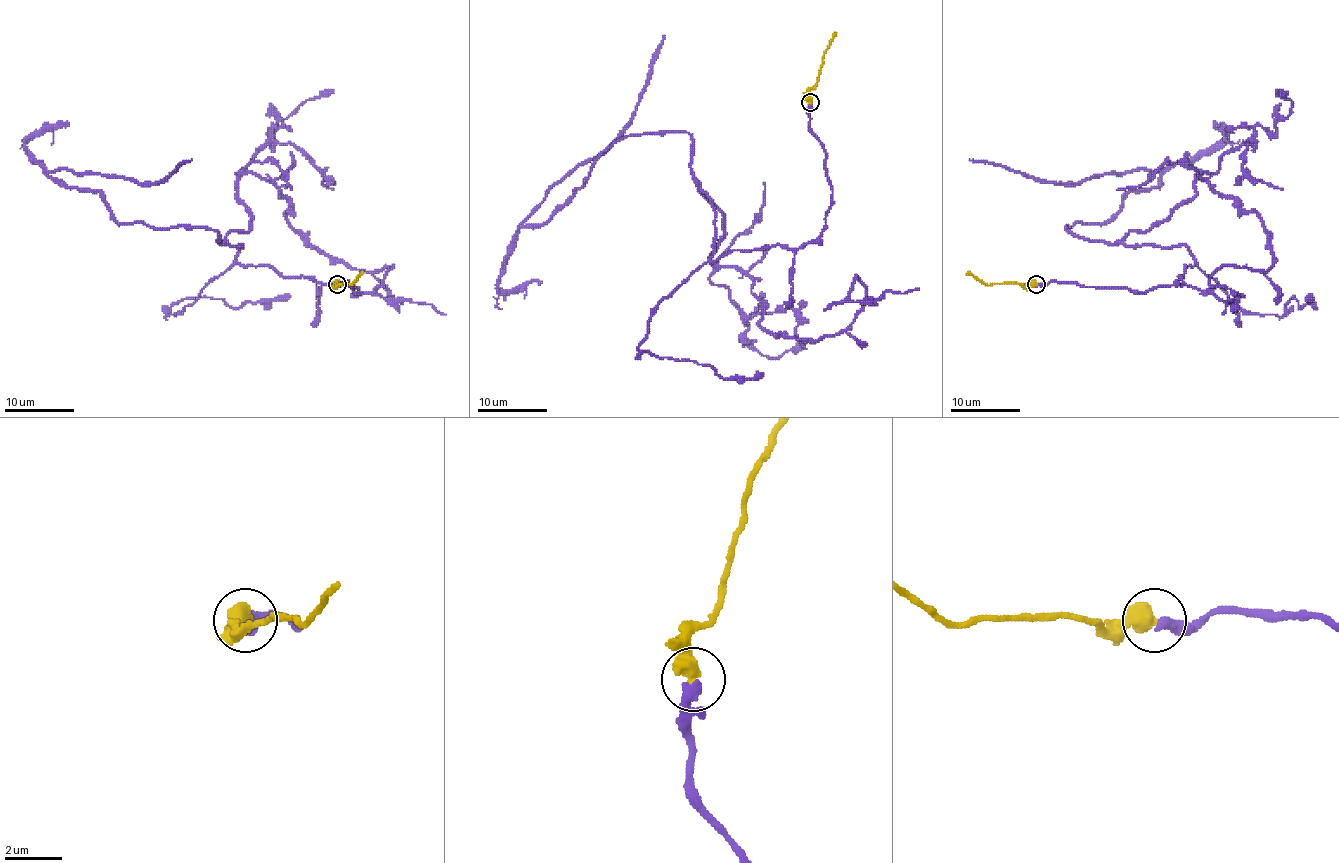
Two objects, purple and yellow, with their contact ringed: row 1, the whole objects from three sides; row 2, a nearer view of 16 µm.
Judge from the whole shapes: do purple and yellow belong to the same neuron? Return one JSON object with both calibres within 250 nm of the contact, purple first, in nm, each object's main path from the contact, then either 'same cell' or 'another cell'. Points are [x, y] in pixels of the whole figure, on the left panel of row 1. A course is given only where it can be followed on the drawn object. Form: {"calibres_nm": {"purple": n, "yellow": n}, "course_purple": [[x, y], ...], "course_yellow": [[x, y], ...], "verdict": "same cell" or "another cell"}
{"calibres_nm": {"purple": 380, "yellow": 600}, "course_purple": [[337, 283], [359, 290], [240, 264], [214, 230], [119, 223], [48, 174], [155, 183], [191, 159]], "course_yellow": [[337, 283], [337, 287], [344, 283], [351, 285], [363, 273]], "verdict": "same cell"}

